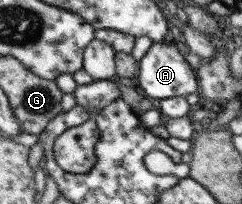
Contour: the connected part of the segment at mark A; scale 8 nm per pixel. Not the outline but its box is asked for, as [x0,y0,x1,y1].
[137,39,198,100]

